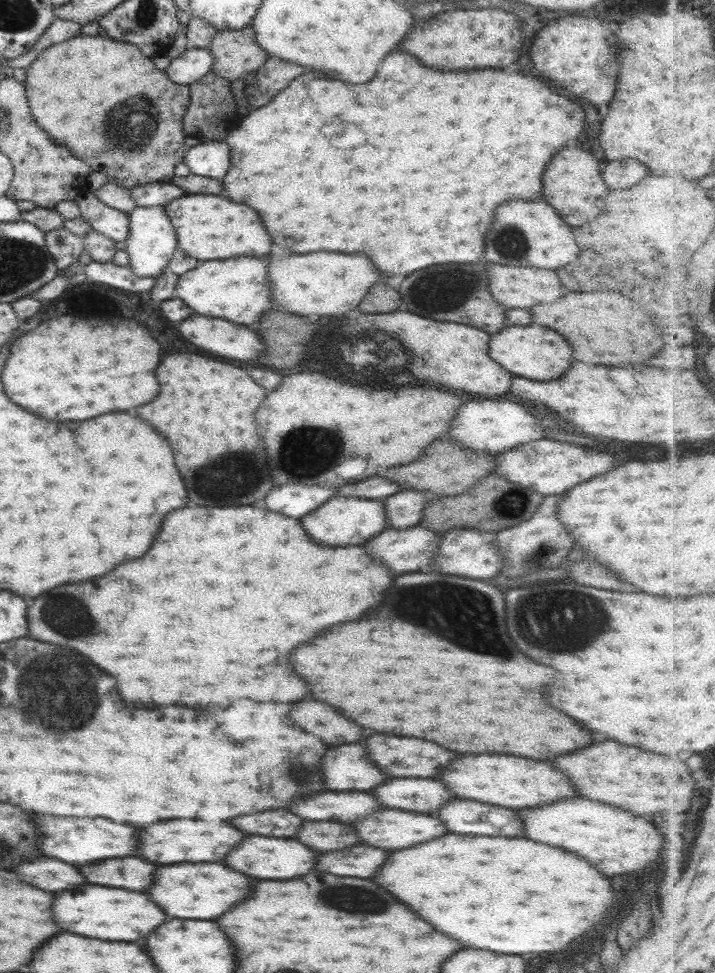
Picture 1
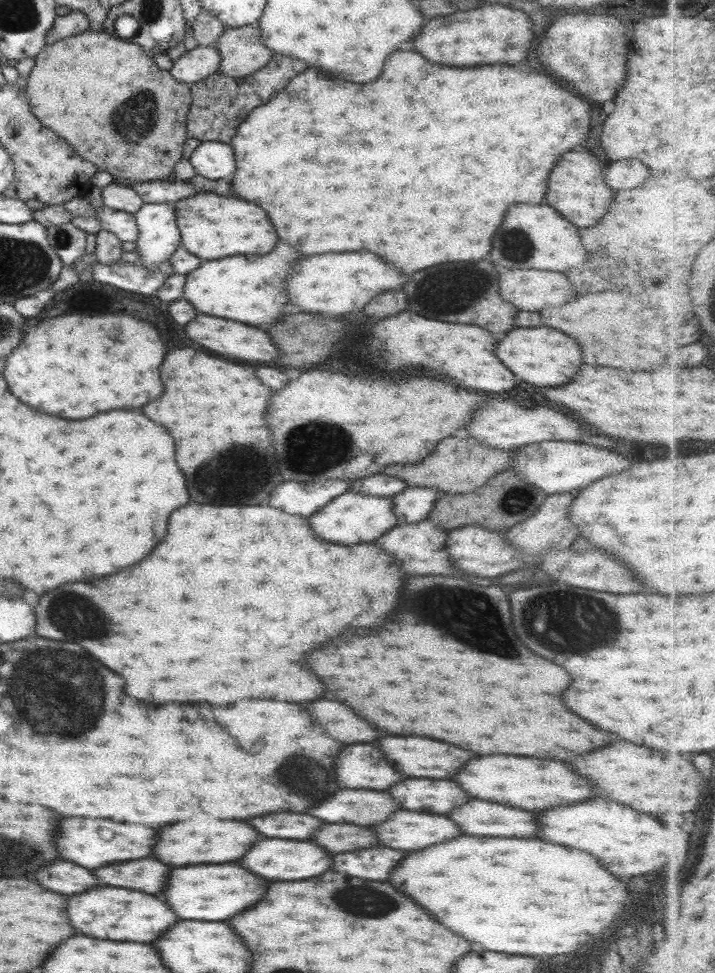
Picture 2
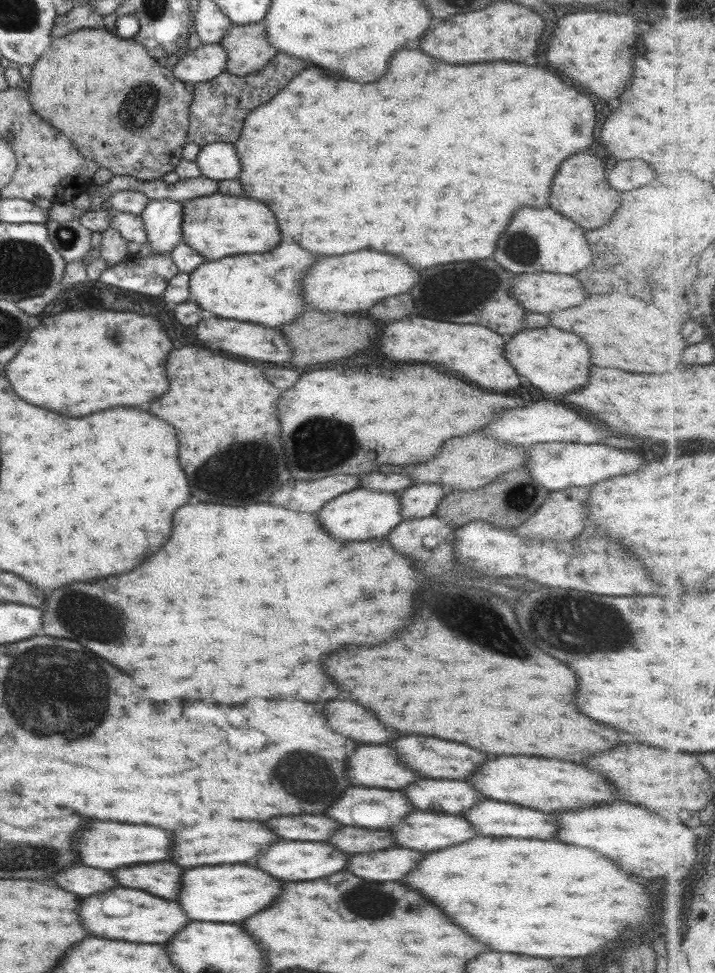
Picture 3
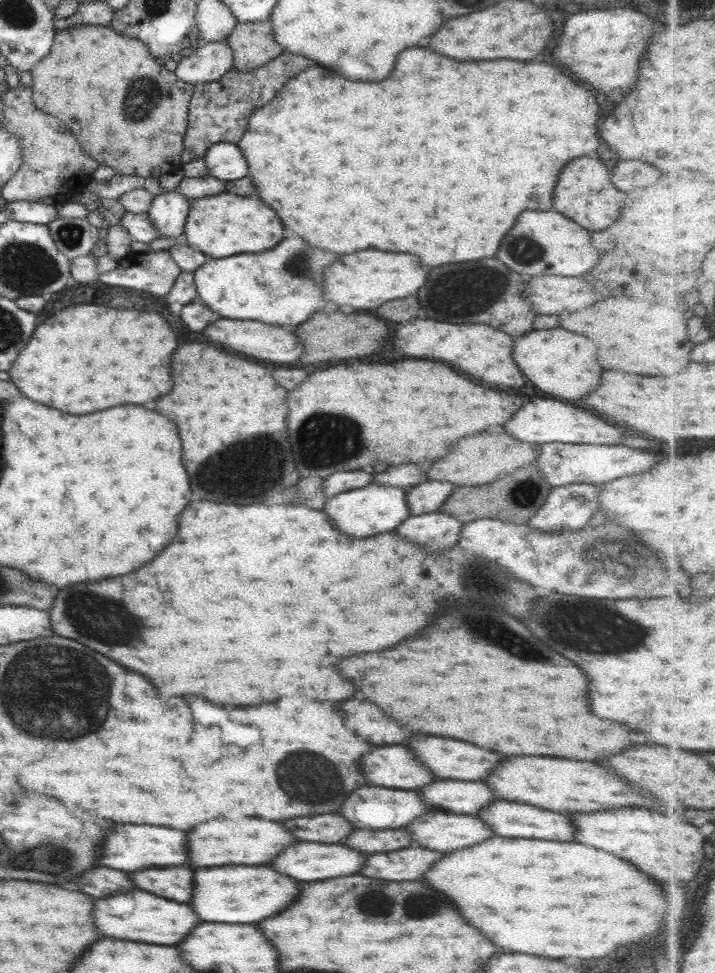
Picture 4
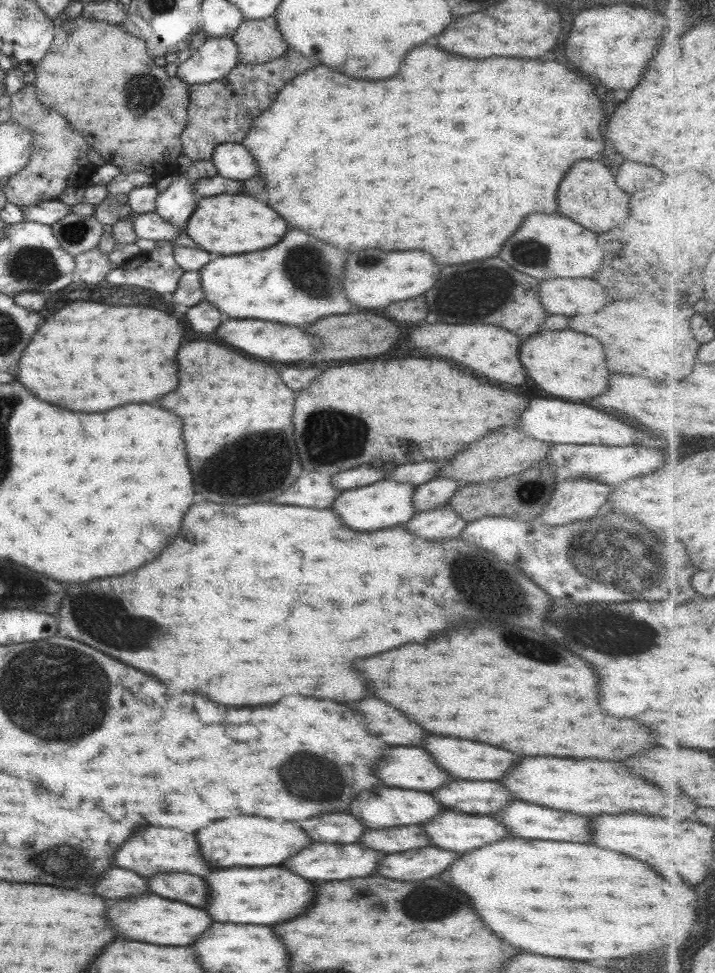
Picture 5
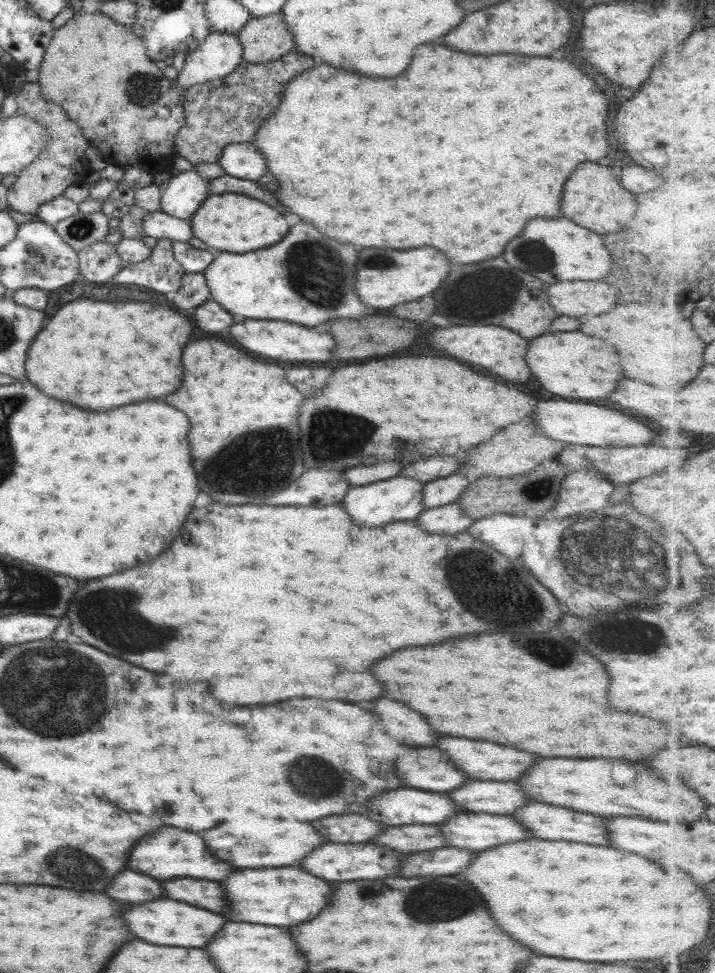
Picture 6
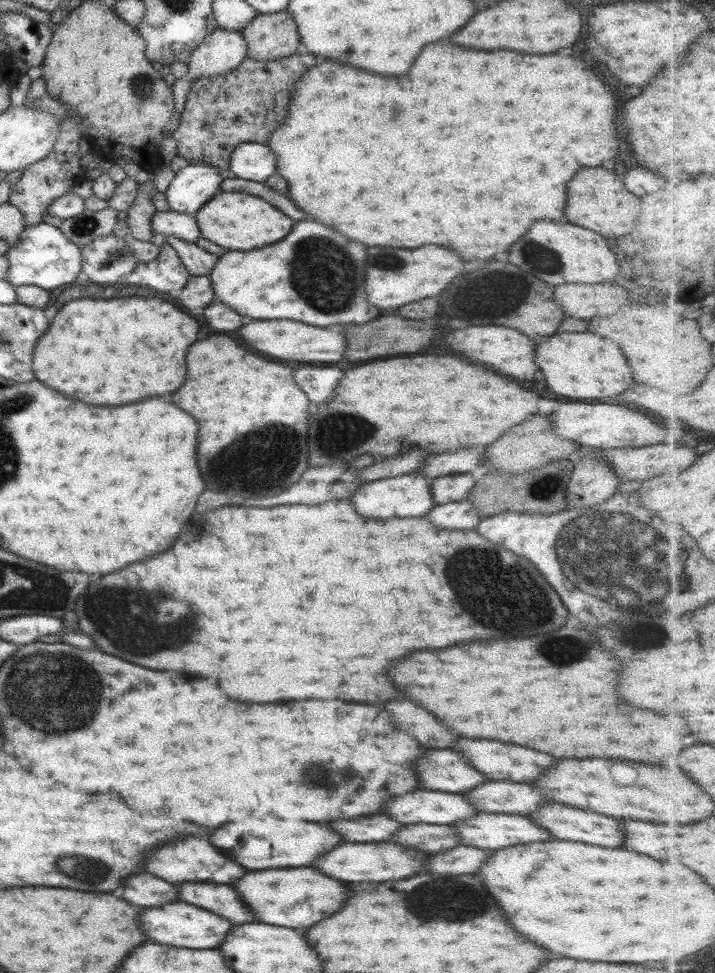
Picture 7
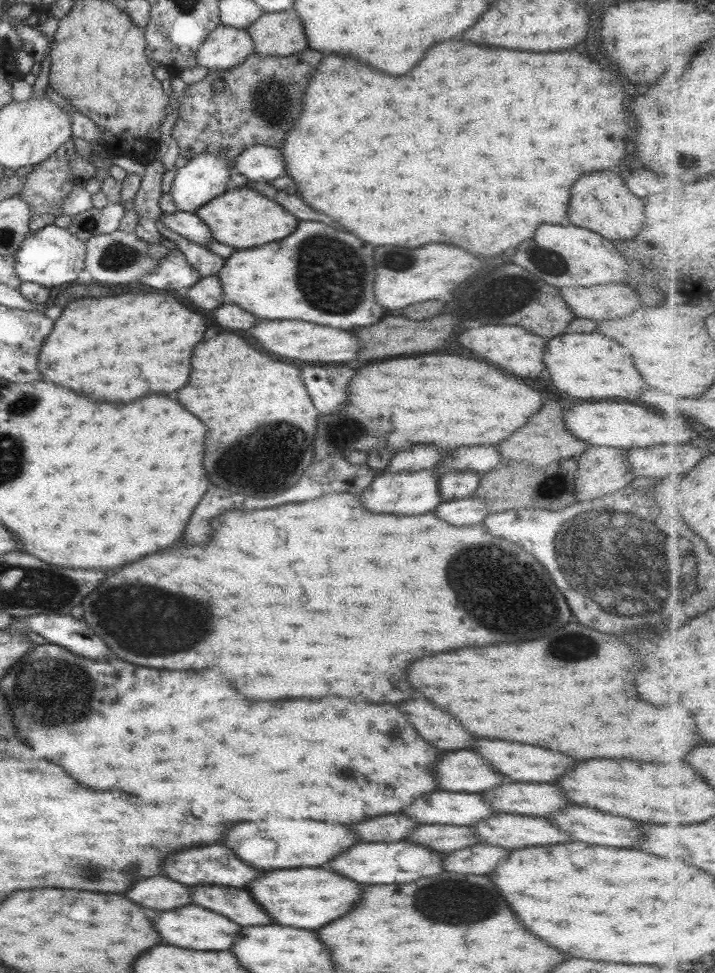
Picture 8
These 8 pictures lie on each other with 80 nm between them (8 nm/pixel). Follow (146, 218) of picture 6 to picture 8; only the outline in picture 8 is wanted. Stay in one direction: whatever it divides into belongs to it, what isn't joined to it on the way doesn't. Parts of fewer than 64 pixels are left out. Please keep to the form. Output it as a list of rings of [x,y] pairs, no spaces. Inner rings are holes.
[[[183,211],[162,213],[158,220],[167,230],[181,235],[193,244],[203,247],[207,242],[213,241],[210,230],[194,213]]]

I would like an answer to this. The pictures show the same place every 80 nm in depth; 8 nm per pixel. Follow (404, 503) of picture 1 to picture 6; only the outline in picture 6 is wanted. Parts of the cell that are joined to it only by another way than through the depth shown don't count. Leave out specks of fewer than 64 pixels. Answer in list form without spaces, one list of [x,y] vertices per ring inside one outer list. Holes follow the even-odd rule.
[[[453,472],[446,477],[422,483],[423,508],[431,509],[453,503],[470,480],[461,473]]]

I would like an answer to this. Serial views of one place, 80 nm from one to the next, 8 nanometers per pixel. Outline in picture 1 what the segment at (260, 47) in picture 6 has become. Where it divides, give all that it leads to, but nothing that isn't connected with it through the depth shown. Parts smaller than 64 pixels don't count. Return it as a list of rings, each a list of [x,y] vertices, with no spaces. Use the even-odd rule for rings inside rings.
[[[249,26],[239,30],[217,31],[207,49],[213,57],[210,72],[229,83],[257,70],[267,58],[265,50],[255,44]]]

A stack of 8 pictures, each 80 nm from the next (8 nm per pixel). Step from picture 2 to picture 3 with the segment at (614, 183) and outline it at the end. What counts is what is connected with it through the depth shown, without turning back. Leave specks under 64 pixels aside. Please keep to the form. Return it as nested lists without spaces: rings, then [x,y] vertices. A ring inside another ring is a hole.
[[[619,160],[607,174],[607,184],[613,190],[627,192],[653,180],[653,170],[641,160]]]

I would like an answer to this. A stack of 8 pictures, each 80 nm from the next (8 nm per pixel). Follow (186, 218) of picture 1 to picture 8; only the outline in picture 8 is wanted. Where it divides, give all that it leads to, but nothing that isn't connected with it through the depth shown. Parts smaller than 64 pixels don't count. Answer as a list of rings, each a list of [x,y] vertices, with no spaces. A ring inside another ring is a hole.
[[[231,185],[224,194],[213,198],[193,213],[210,230],[213,241],[231,246],[235,250],[253,249],[281,240],[287,234],[291,234],[293,228],[297,226],[297,219],[293,218],[291,214],[287,214],[285,209],[279,208],[277,203],[245,186]]]

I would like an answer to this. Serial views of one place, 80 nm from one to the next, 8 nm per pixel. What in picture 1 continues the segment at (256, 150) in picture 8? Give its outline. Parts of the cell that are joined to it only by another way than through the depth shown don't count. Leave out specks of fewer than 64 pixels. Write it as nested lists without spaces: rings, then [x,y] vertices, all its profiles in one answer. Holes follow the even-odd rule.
[[[201,141],[184,152],[183,160],[191,174],[217,179],[227,172],[227,146],[223,141]]]

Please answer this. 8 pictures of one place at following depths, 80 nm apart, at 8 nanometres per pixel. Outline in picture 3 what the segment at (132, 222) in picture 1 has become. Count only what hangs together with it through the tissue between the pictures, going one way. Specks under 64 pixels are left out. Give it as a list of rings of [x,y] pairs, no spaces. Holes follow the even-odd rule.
[[[175,199],[148,201],[139,215],[150,254],[169,253],[182,242],[182,208]]]

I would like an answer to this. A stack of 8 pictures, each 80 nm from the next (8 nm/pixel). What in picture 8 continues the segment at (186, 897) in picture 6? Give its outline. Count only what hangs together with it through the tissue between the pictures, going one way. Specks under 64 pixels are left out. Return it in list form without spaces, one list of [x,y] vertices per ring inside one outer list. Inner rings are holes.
[[[191,886],[189,892],[195,906],[223,914],[239,926],[269,924],[269,918],[263,914],[263,910],[243,890],[223,886]]]

